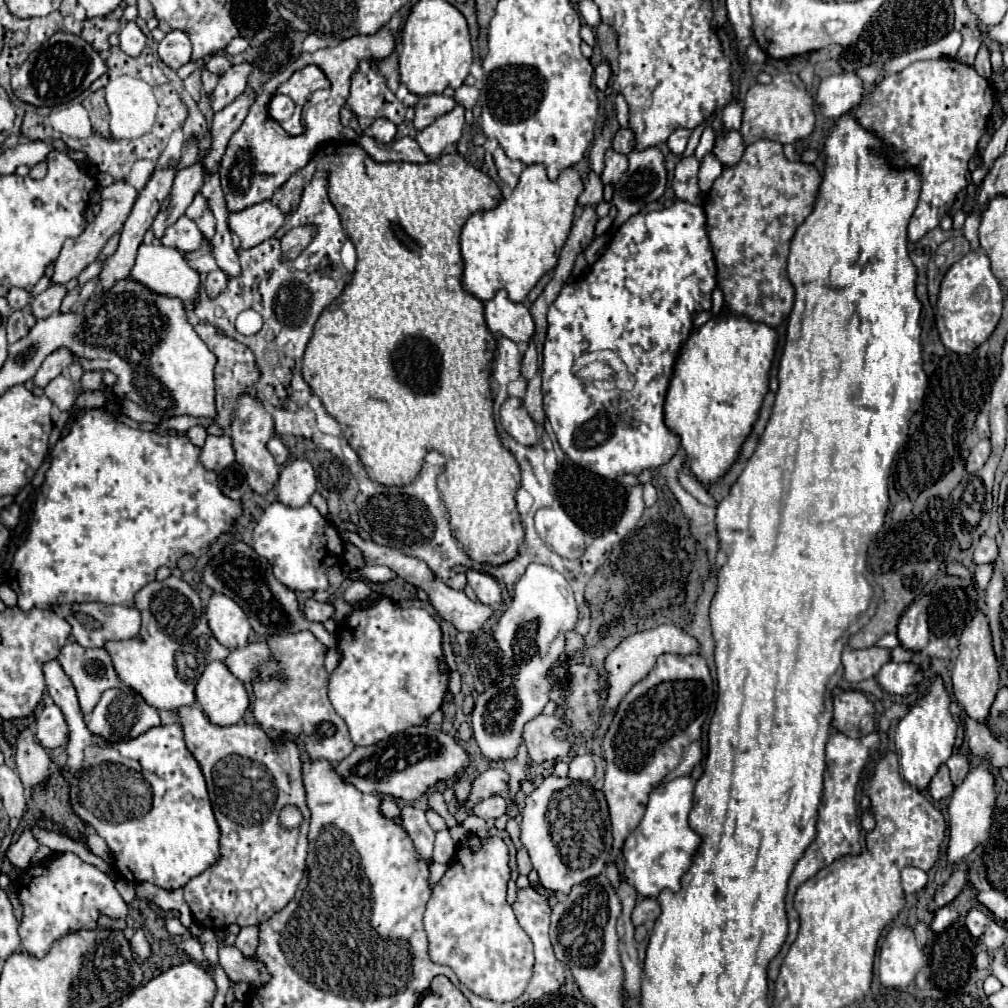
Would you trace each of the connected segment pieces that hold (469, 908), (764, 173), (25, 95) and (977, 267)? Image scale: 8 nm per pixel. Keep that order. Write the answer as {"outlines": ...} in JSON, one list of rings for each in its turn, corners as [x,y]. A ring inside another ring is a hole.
{"outlines":[[[[470,834],[466,842],[456,846],[448,870],[434,886],[424,914],[430,958],[436,964],[450,966],[466,988],[494,1002],[512,1002],[522,996],[534,966],[532,942],[506,902],[508,862],[508,846],[502,838]]],[[[758,140],[750,144],[738,166],[724,168],[722,176],[716,178],[714,186],[704,196],[702,208],[706,212],[708,238],[718,268],[718,286],[724,292],[724,310],[748,316],[768,326],[778,326],[788,318],[794,304],[794,288],[786,276],[790,236],[794,236],[794,228],[798,228],[798,224],[802,224],[802,220],[812,212],[820,182],[822,176],[814,164],[790,162],[782,152],[782,144],[774,140]]],[[[56,32],[12,76],[12,92],[26,104],[52,108],[60,106],[60,102],[66,104],[68,100],[78,98],[104,72],[106,72],[104,60],[86,40],[68,32]]],[[[982,250],[968,252],[946,272],[940,286],[940,296],[935,307],[936,328],[944,346],[956,354],[970,354],[970,350],[980,346],[994,332],[1002,314],[1002,302],[1002,286],[992,274],[988,256]]]]}

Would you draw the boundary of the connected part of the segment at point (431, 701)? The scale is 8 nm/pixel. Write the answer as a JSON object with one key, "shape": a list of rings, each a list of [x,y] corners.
{"shape":[[[380,598],[366,608],[354,610],[336,630],[342,660],[330,674],[328,698],[336,714],[348,724],[356,746],[376,744],[408,726],[420,726],[436,712],[448,690],[448,668],[442,654],[442,630],[424,608],[398,608],[390,598]]]}

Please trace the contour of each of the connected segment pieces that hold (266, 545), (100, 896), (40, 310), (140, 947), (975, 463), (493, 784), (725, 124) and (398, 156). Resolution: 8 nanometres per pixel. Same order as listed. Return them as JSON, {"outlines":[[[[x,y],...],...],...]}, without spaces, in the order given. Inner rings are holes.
{"outlines":[[[[272,502],[256,524],[252,540],[258,556],[270,562],[276,580],[292,590],[326,590],[326,570],[330,566],[342,564],[342,540],[338,538],[336,528],[326,518],[322,518],[312,504],[288,508],[282,502]]],[[[72,852],[56,854],[50,860],[28,868],[18,884],[18,896],[20,896],[22,908],[24,908],[24,920],[22,920],[18,932],[22,938],[22,948],[26,952],[30,952],[32,956],[44,956],[50,950],[50,944],[54,944],[54,940],[66,936],[68,932],[76,932],[80,928],[96,928],[100,914],[106,914],[112,918],[122,918],[122,920],[128,914],[128,906],[122,900],[122,896],[118,894],[118,890],[114,888],[112,878],[106,872],[98,870],[96,866],[86,864]]],[[[60,284],[48,286],[42,294],[38,294],[36,298],[32,298],[30,310],[32,310],[34,318],[40,320],[40,318],[46,318],[46,316],[58,312],[64,296],[66,296],[66,288],[64,286],[60,286]]],[[[136,930],[136,932],[134,932],[130,944],[132,944],[134,954],[136,954],[140,960],[148,960],[148,958],[150,958],[150,954],[152,954],[152,952],[150,952],[150,944],[146,942],[142,930]]],[[[980,440],[980,442],[972,448],[972,452],[970,452],[970,456],[968,456],[966,472],[976,472],[978,468],[982,468],[982,464],[986,464],[988,456],[990,456],[990,442],[988,442],[988,440]]],[[[488,768],[484,770],[482,774],[478,774],[472,782],[472,788],[470,788],[470,794],[464,802],[458,802],[460,810],[466,812],[466,810],[472,810],[480,800],[488,798],[488,796],[494,796],[494,794],[504,794],[508,790],[508,772],[504,768]]],[[[736,98],[722,108],[722,128],[724,132],[738,130],[740,122],[742,122],[742,106],[740,106],[740,100]]],[[[362,134],[360,138],[360,146],[376,160],[376,162],[416,162],[416,164],[424,164],[430,158],[422,152],[422,148],[418,146],[418,142],[410,136],[400,138],[396,142],[392,142],[392,146],[378,146],[374,142],[372,136]]]]}

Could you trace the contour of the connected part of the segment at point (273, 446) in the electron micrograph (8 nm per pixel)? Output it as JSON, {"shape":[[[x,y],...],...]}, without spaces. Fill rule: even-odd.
{"shape":[[[274,436],[274,438],[268,442],[268,450],[272,452],[272,456],[274,456],[279,465],[284,465],[288,461],[288,458],[290,458],[288,446],[286,446],[278,436]]]}

